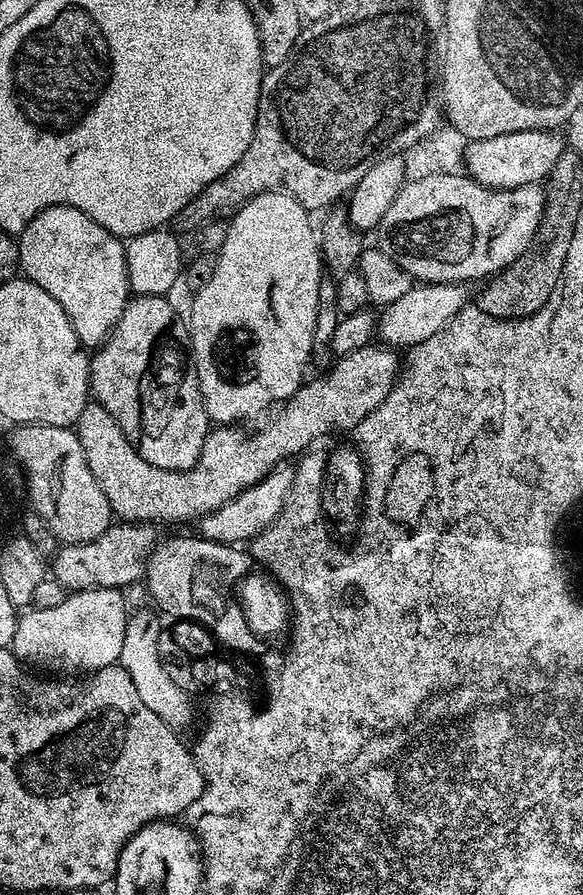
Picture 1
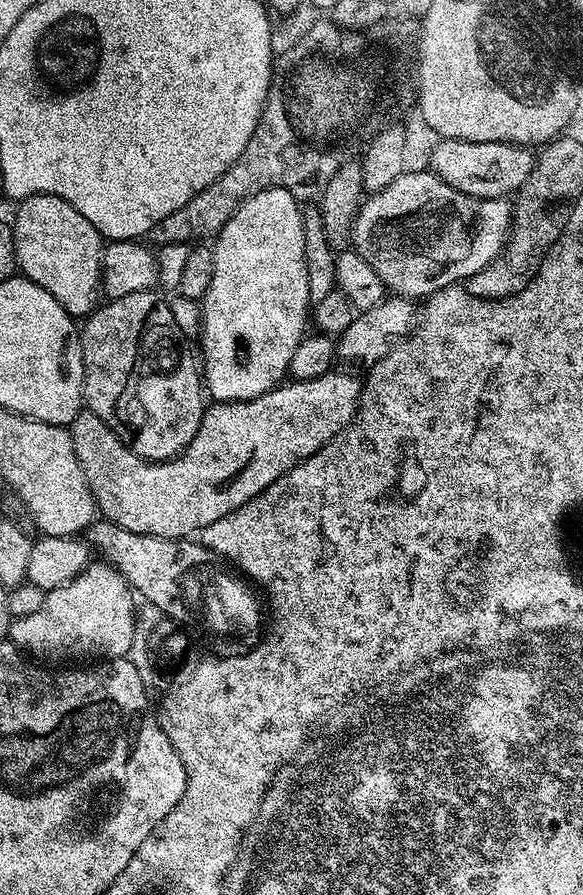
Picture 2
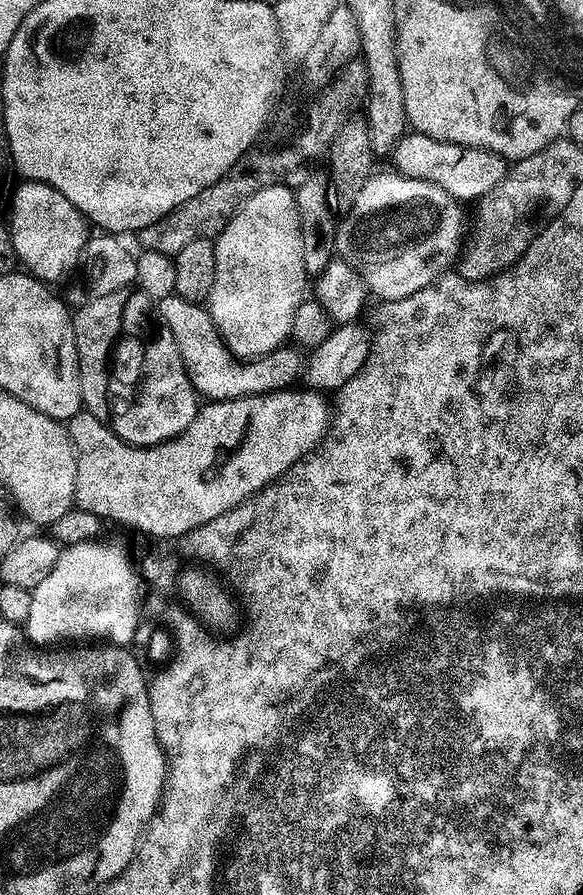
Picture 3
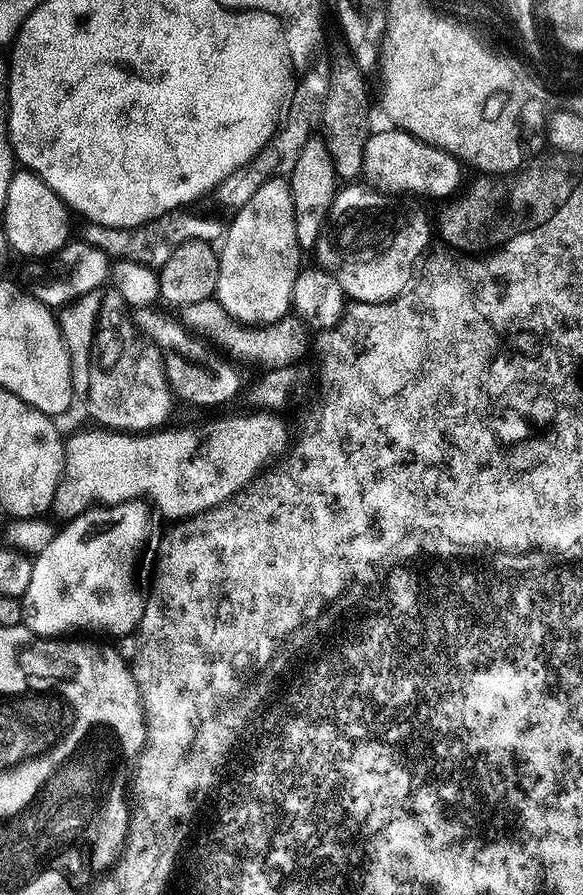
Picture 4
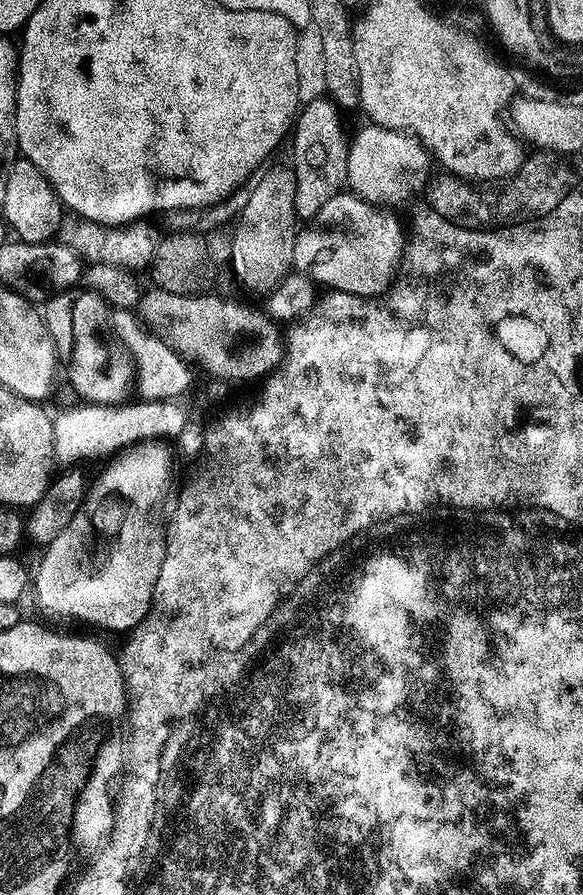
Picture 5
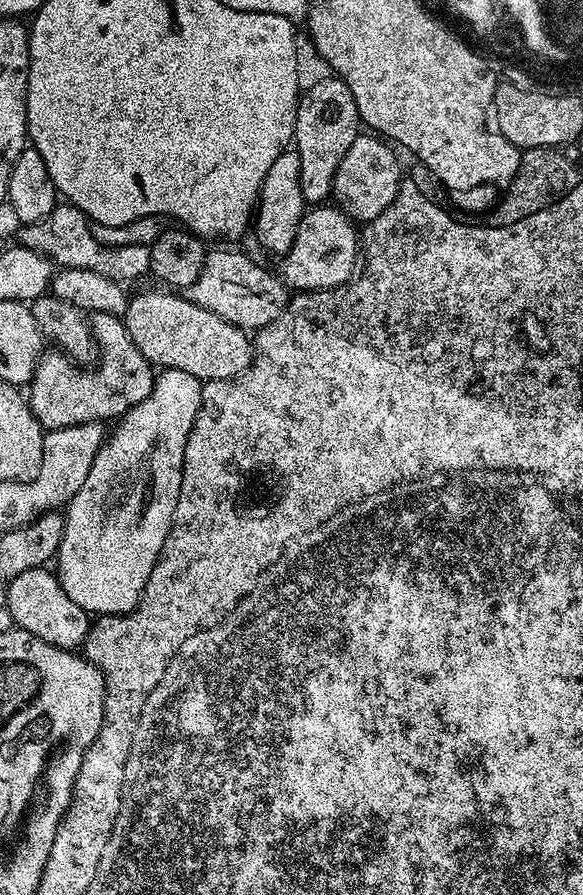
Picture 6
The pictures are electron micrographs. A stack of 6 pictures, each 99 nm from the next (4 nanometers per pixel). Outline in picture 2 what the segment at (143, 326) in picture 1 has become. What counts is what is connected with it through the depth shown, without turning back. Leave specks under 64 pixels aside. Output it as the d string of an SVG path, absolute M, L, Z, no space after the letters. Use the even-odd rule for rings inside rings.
M148 289L123 295L122 298L109 299L89 313L85 319L86 326L81 327L81 344L84 360L84 399L85 407L98 415L103 421L111 423L114 420L116 396L124 385L124 378L131 368L132 354L135 352L137 332L140 321L144 319L149 309L154 307L158 299L157 293Z

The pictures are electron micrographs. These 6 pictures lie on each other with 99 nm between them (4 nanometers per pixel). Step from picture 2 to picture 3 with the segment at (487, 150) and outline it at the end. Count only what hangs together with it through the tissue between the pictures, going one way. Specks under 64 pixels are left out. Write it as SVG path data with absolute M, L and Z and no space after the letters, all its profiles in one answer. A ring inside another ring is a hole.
M415 130L400 137L395 148L391 149L390 160L396 163L393 165L400 175L409 180L425 180L434 186L442 186L442 190L461 202L476 202L491 194L494 186L502 182L506 171L506 161L498 154L461 144L447 144Z

